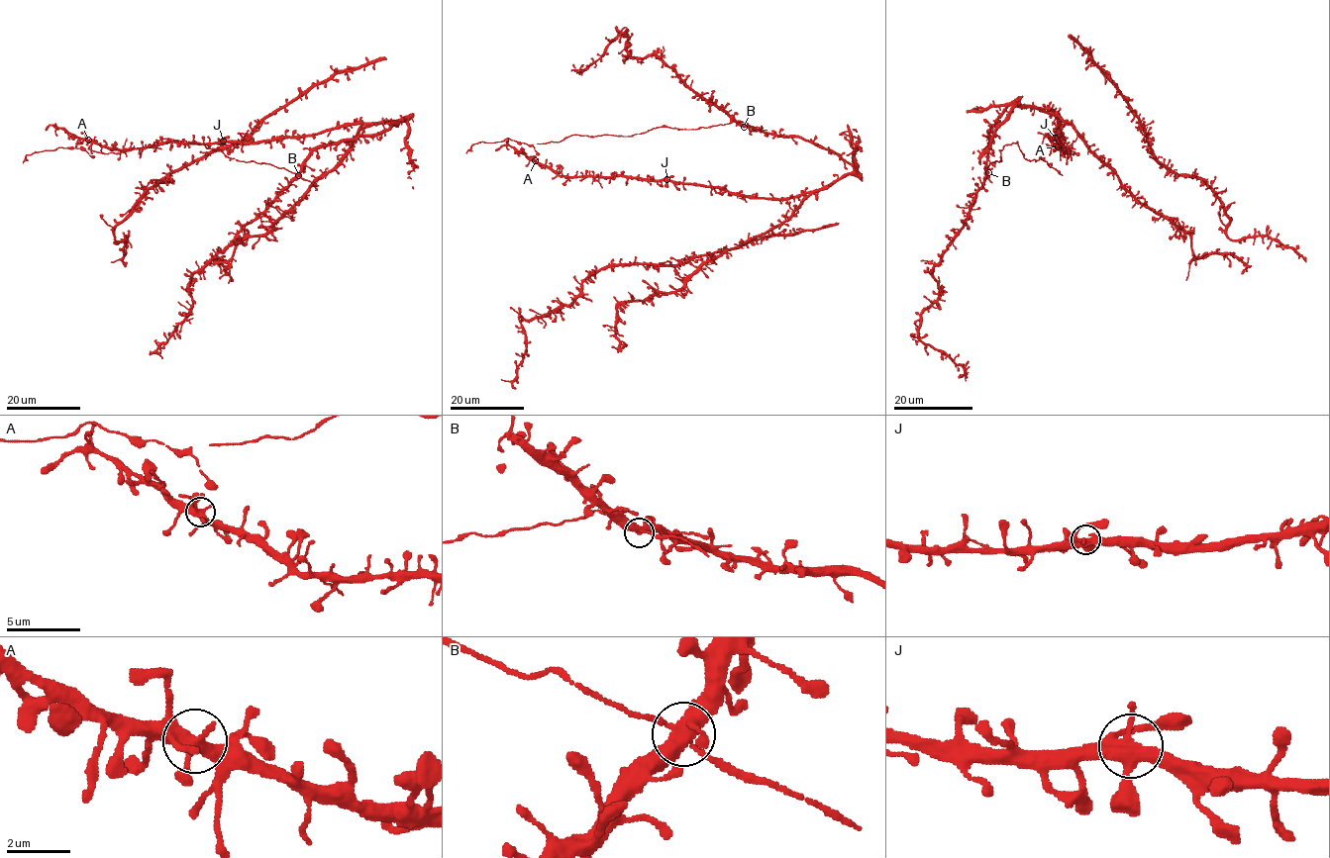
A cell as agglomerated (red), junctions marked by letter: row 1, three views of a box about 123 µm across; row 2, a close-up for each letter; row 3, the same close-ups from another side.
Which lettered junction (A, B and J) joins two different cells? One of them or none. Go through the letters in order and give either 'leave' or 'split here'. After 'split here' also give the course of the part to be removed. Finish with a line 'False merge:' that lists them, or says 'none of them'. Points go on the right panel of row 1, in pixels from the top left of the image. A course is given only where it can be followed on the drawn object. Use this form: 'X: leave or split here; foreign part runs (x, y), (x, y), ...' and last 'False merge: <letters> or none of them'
A: leave
B: leave
J: leave
False merge: none of them

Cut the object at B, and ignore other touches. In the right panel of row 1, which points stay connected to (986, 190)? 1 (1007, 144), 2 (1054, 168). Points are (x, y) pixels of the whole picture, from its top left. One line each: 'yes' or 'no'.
1: no
2: no

